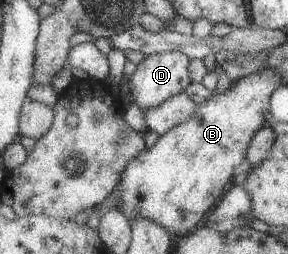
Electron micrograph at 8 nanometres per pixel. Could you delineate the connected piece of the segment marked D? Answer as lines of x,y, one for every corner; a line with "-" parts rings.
168,51
147,55
137,65
137,69
128,82
129,92
138,108
145,110
159,107
165,100
187,91
194,83
191,76
191,60
187,54
180,51

